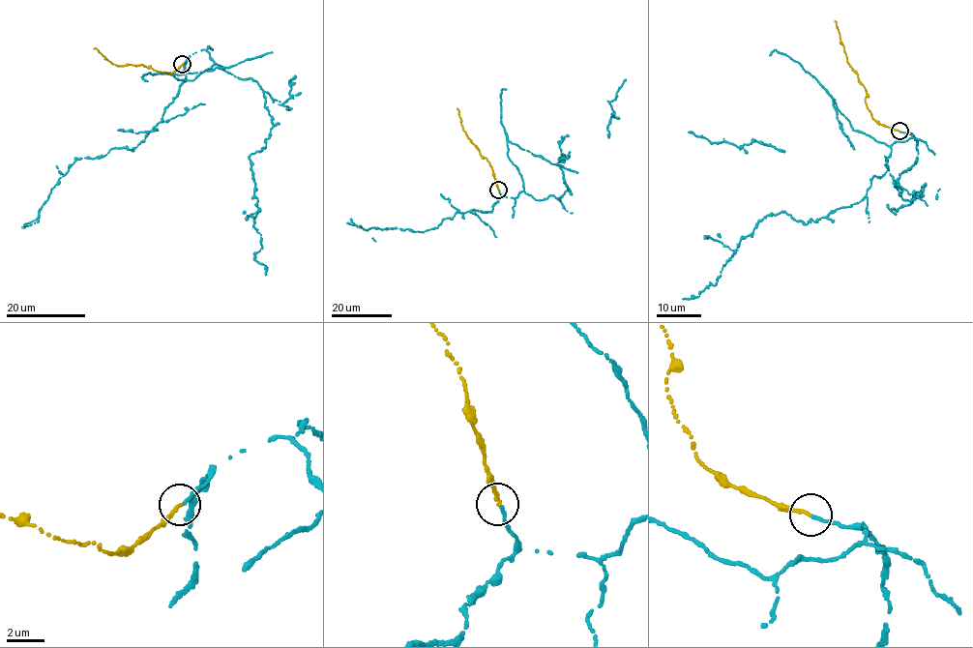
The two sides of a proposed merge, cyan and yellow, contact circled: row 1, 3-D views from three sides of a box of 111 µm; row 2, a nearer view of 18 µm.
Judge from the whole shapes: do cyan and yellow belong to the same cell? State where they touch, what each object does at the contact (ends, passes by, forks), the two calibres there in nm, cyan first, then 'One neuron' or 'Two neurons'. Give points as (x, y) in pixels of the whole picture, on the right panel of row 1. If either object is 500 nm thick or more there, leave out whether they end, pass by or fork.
Place: (899, 131). At the ring cyan ends. At the ring yellow ends. Thickness 190 nm (cyan) against 200 nm. One neuron

